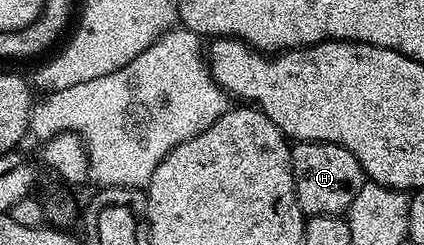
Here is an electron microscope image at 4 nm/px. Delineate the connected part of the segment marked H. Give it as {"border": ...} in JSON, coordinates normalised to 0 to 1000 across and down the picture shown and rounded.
{"border":[[[757,571],[698,580],[686,592],[686,608],[698,804],[719,886],[800,882],[818,869],[825,824],[835,824],[835,792],[844,792],[854,747],[849,665],[835,629],[807,596]]]}

